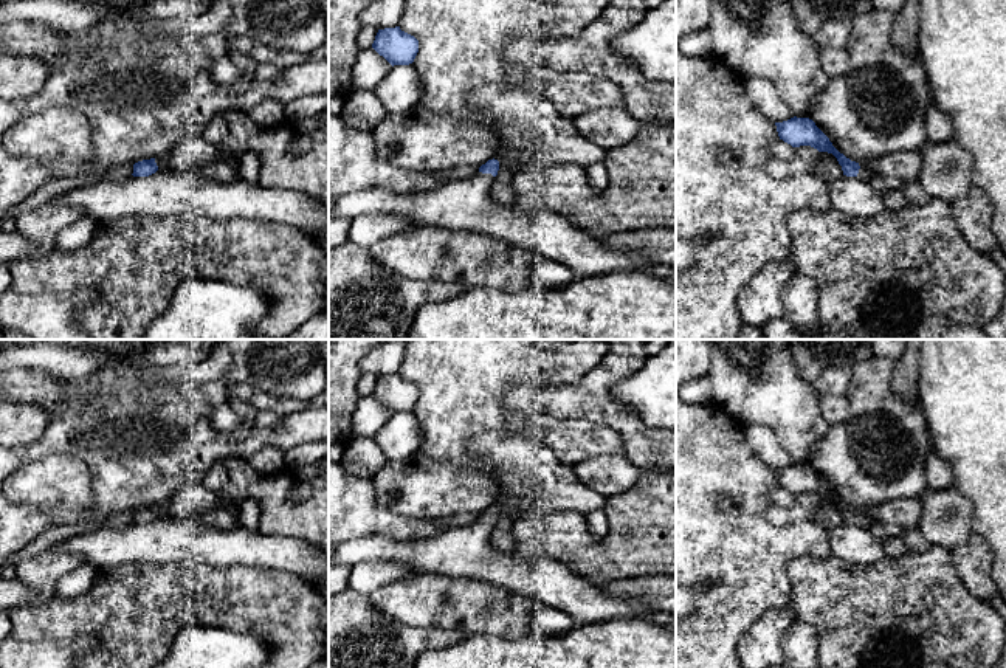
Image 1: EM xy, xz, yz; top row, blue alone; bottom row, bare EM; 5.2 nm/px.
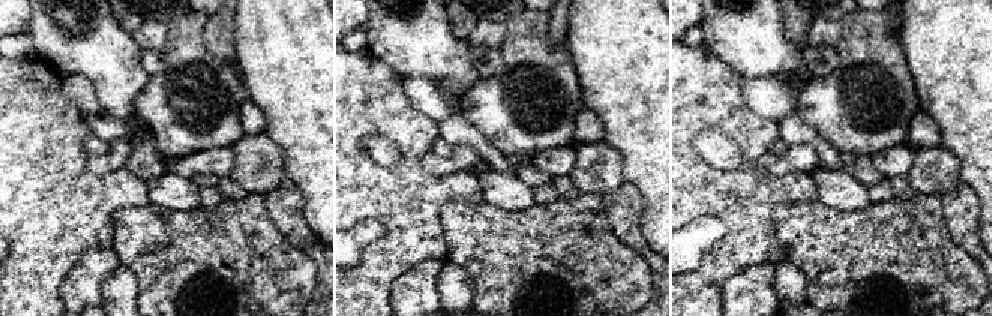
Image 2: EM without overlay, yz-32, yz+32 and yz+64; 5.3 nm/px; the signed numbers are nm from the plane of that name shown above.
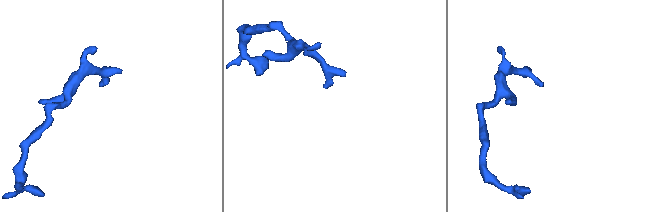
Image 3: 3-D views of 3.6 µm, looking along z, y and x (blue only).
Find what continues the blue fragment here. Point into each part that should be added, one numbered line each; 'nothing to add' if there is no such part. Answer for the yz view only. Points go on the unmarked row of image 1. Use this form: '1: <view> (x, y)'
1: yz (906, 513)

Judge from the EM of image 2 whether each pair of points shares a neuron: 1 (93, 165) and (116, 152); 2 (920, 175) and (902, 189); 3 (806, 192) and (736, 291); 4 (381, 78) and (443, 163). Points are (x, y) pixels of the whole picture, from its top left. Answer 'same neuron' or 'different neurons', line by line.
1: same neuron
2: different neurons
3: different neurons
4: different neurons

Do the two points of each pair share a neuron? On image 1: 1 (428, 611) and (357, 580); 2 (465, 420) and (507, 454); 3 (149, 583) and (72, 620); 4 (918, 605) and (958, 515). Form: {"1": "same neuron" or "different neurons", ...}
{"1": "different neurons", "2": "different neurons", "3": "same neuron", "4": "different neurons"}

